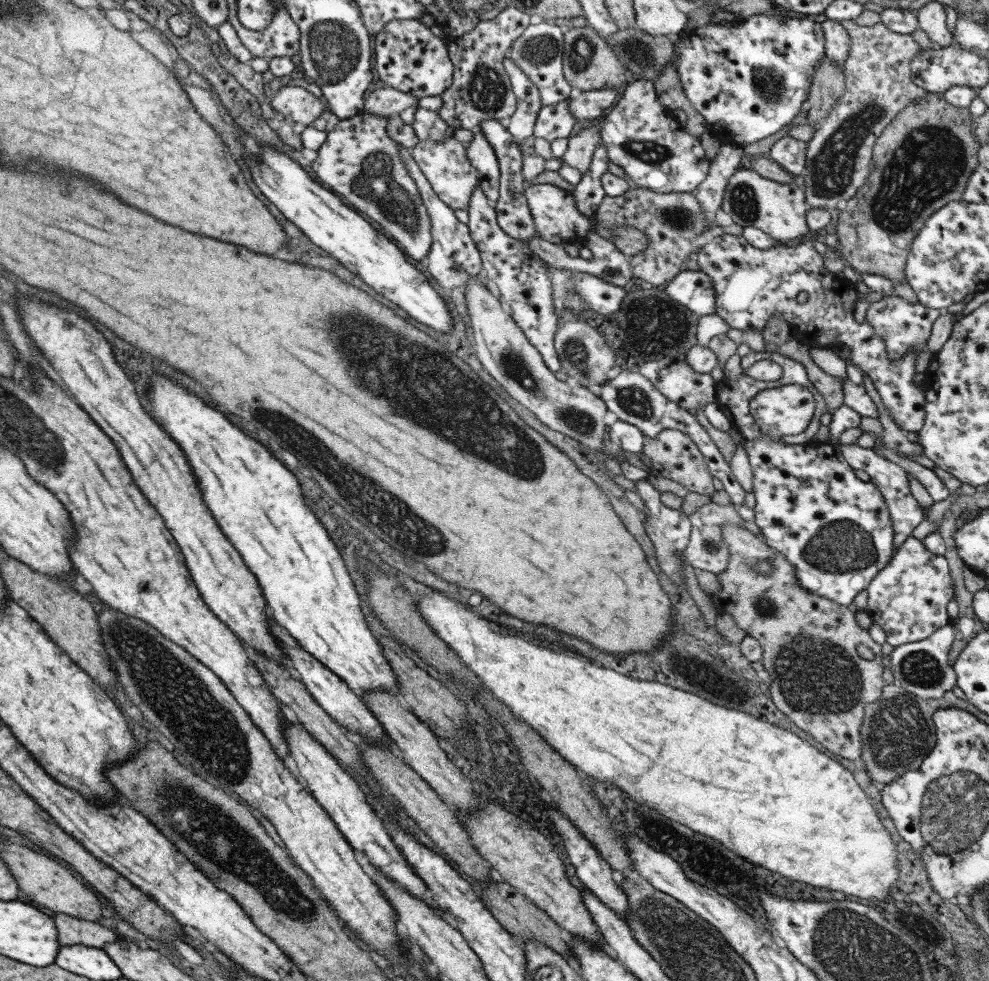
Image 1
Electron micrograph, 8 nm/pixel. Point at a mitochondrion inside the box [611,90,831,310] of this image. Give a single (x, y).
(650, 152)

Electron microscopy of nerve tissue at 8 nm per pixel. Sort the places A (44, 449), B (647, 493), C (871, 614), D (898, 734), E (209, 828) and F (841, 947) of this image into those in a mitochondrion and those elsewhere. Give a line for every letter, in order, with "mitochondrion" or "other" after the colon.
A: mitochondrion
B: other
C: other
D: mitochondrion
E: mitochondrion
F: mitochondrion

